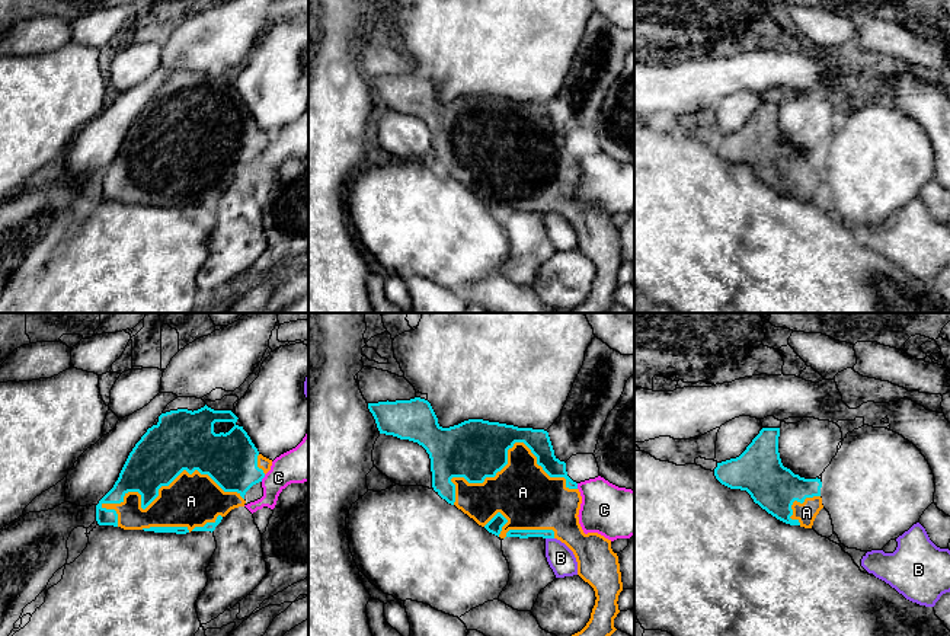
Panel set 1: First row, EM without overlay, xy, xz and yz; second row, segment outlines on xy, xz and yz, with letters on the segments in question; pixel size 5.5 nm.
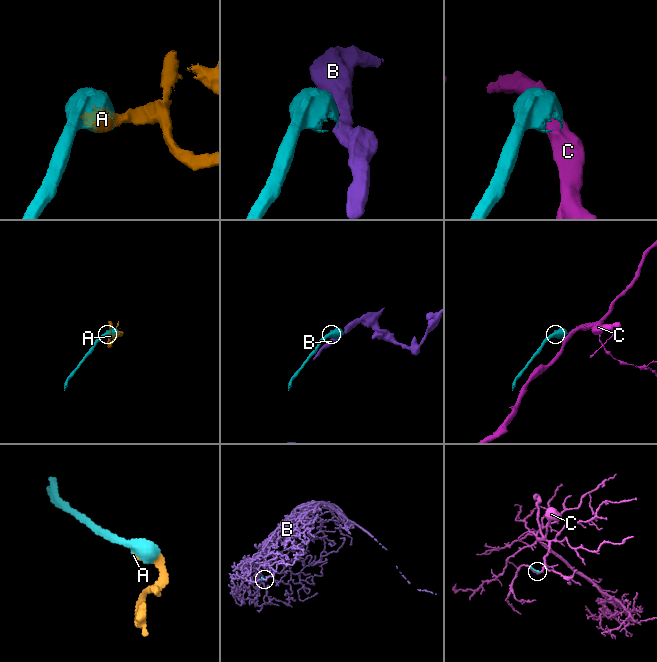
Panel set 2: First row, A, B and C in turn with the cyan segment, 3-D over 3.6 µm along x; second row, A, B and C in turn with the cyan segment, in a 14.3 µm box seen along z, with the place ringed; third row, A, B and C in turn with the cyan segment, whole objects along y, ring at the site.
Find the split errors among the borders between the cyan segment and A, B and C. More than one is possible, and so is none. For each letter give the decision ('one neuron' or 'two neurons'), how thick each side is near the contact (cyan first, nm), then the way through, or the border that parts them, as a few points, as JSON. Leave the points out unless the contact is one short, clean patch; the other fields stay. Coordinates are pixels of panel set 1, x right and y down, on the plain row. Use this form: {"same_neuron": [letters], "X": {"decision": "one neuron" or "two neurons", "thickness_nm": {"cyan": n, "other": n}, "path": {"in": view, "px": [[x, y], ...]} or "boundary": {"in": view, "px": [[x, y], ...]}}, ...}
{"same_neuron": ["A"], "A": {"decision": "one neuron", "thickness_nm": {"cyan": 320, "other": 300}}, "B": {"decision": "two neurons", "thickness_nm": {"cyan": 50, "other": 150}, "boundary": {"in": "xz", "px": [[546, 211], [553, 213]]}}, "C": {"decision": "two neurons", "thickness_nm": {"cyan": 300, "other": 200}}}

